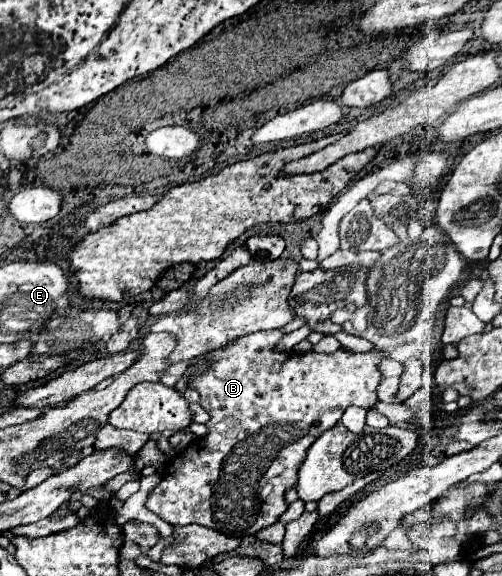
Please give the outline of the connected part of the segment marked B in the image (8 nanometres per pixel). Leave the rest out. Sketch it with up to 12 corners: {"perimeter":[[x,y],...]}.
{"perimeter":[[207,353],[209,433],[145,507],[245,537],[311,443],[373,407],[385,353]]}

